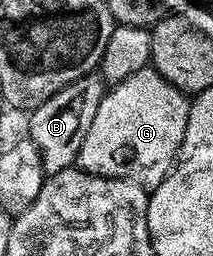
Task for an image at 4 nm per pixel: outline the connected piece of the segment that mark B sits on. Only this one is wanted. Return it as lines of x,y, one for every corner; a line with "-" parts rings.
91,73
72,81
72,85
64,85
64,89
60,89
60,93
48,97
48,101
44,101
44,105
29,112
28,137
40,149
42,170
46,172
47,176
60,173
77,164
80,145
84,145
84,137
88,137
88,128
92,126
92,117
96,117
96,109
100,105
103,94
102,75

